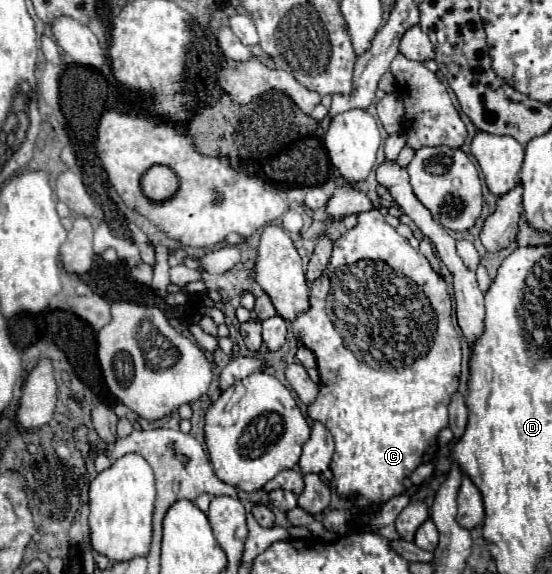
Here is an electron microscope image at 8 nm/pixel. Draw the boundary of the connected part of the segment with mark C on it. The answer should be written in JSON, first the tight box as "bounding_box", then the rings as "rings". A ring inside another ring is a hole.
{"bounding_box":[291,208,461,508],"rings":[[[377,208],[375,210],[369,210],[369,212],[361,212],[357,218],[359,218],[357,226],[351,228],[351,230],[347,230],[339,240],[333,242],[333,254],[331,254],[331,260],[329,260],[325,272],[321,274],[319,280],[315,280],[311,284],[309,308],[303,314],[299,314],[299,318],[295,318],[295,322],[291,322],[291,324],[293,324],[295,334],[303,340],[303,344],[317,358],[317,368],[319,368],[321,382],[319,382],[319,396],[309,406],[309,416],[313,420],[319,420],[323,426],[327,426],[329,432],[335,438],[335,454],[333,454],[333,460],[331,460],[333,486],[335,486],[335,490],[337,490],[337,494],[341,498],[347,498],[355,506],[361,506],[363,508],[363,506],[383,504],[389,498],[403,494],[405,492],[403,480],[419,464],[425,464],[425,462],[435,460],[437,450],[439,450],[439,446],[437,446],[437,434],[449,424],[447,406],[449,406],[451,396],[457,392],[457,386],[459,386],[459,374],[461,374],[461,342],[459,342],[457,330],[455,330],[455,326],[451,322],[451,294],[447,290],[445,280],[439,274],[433,272],[429,260],[419,250],[411,248],[411,244],[409,244],[407,238],[399,236],[397,230],[383,220],[383,214]],[[397,280],[401,280],[401,282],[403,280],[413,280],[425,292],[425,296],[429,298],[429,302],[431,302],[433,308],[431,310],[425,310],[423,306],[411,306],[409,304],[409,290],[407,288],[403,290]]]}

